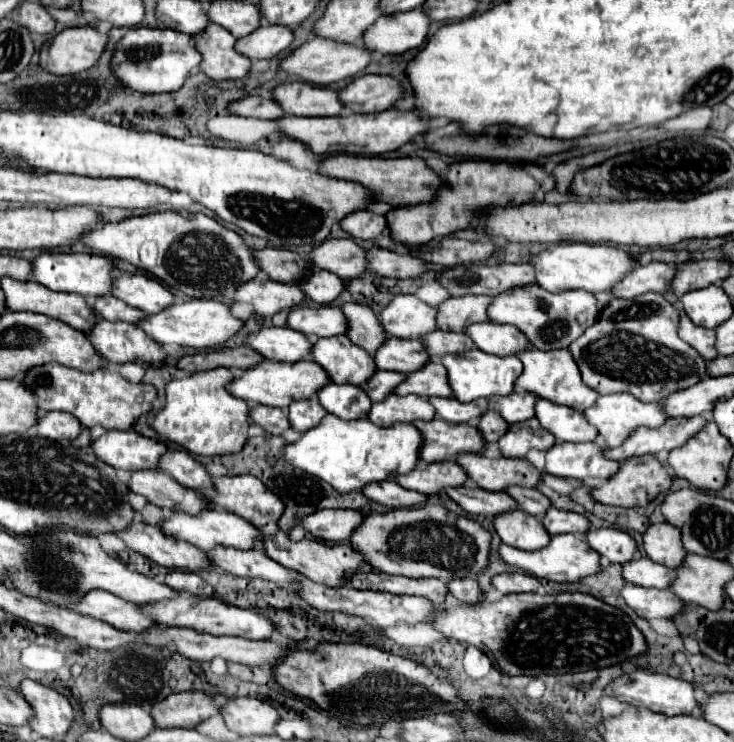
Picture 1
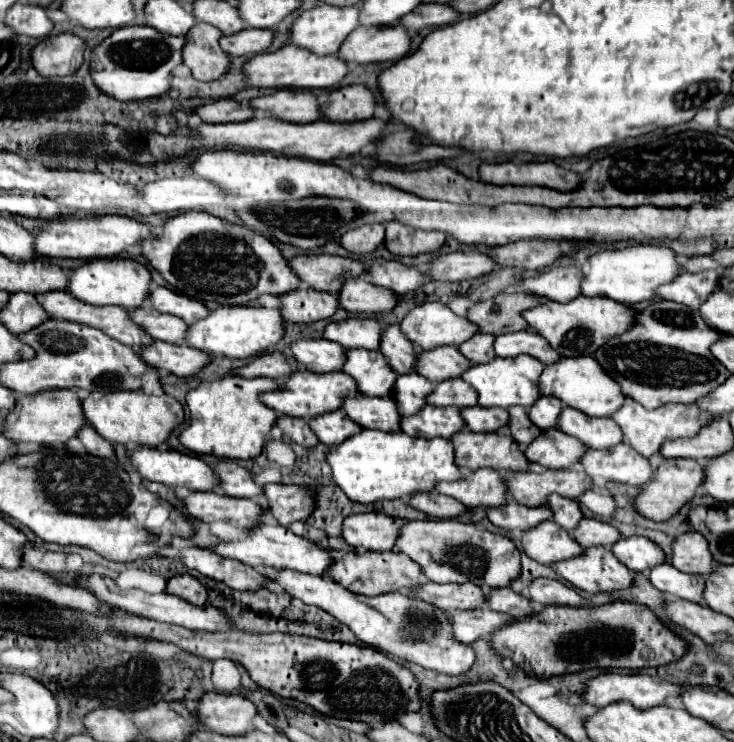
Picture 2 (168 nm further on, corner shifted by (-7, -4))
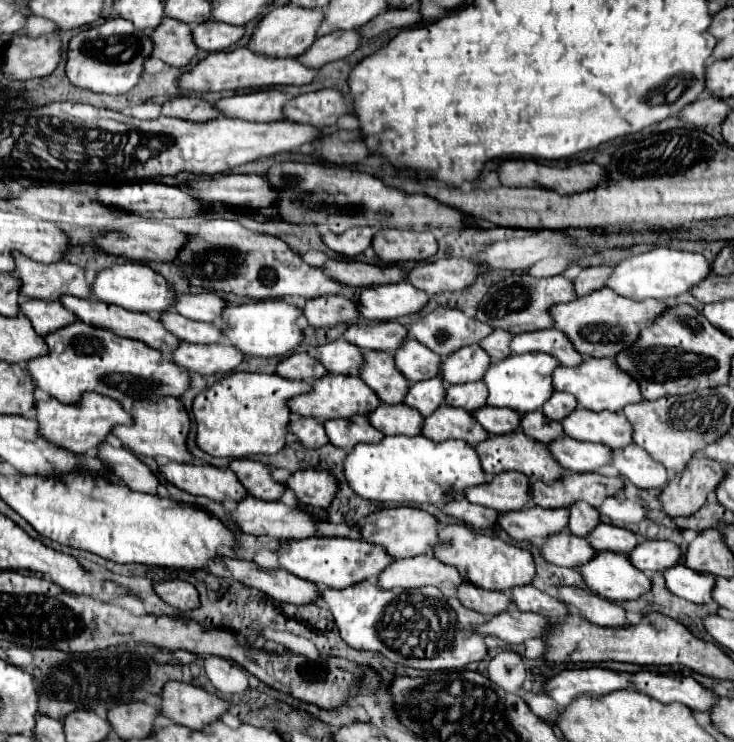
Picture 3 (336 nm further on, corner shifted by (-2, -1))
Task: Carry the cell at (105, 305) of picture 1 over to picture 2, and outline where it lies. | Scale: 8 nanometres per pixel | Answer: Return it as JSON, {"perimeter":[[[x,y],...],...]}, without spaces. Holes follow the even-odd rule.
{"perimeter":[[[140,306],[136,310],[128,312],[130,320],[140,326],[148,336],[156,338],[156,340],[164,340],[164,342],[176,342],[176,344],[184,344],[184,328],[186,322],[172,316],[172,314],[160,314],[148,306]]]}

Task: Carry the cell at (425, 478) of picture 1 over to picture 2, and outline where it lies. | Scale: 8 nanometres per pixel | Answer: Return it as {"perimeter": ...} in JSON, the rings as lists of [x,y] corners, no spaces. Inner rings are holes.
{"perimeter":[[[478,468],[454,482],[438,482],[436,492],[456,498],[464,506],[494,508],[506,502],[502,476],[492,468]]]}

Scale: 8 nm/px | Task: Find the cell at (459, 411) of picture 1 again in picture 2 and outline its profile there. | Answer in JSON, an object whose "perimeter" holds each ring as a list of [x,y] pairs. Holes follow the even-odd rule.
{"perimeter":[[[462,408],[460,416],[464,418],[464,426],[472,432],[496,432],[508,424],[508,412],[504,408]]]}

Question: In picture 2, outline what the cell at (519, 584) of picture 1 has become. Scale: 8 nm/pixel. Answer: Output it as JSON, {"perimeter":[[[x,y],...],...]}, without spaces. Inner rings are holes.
{"perimeter":[[[536,578],[528,586],[528,600],[532,608],[540,608],[544,604],[568,604],[568,606],[582,606],[584,598],[570,586],[550,580],[550,578]]]}

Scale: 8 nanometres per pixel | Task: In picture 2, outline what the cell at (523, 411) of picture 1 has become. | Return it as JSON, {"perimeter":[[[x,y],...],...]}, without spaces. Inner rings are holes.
{"perimeter":[[[540,396],[532,404],[532,408],[528,408],[528,418],[540,430],[554,428],[556,426],[556,416],[560,414],[560,408],[564,408],[564,404],[560,400],[552,398],[552,396]]]}

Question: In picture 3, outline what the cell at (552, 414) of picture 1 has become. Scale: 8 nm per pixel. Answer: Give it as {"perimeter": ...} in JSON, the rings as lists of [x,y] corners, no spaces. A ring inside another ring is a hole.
{"perimeter":[[[577,407],[575,413],[563,419],[565,433],[579,441],[603,443],[611,449],[623,449],[633,443],[633,427],[623,413],[611,411],[589,411]]]}

